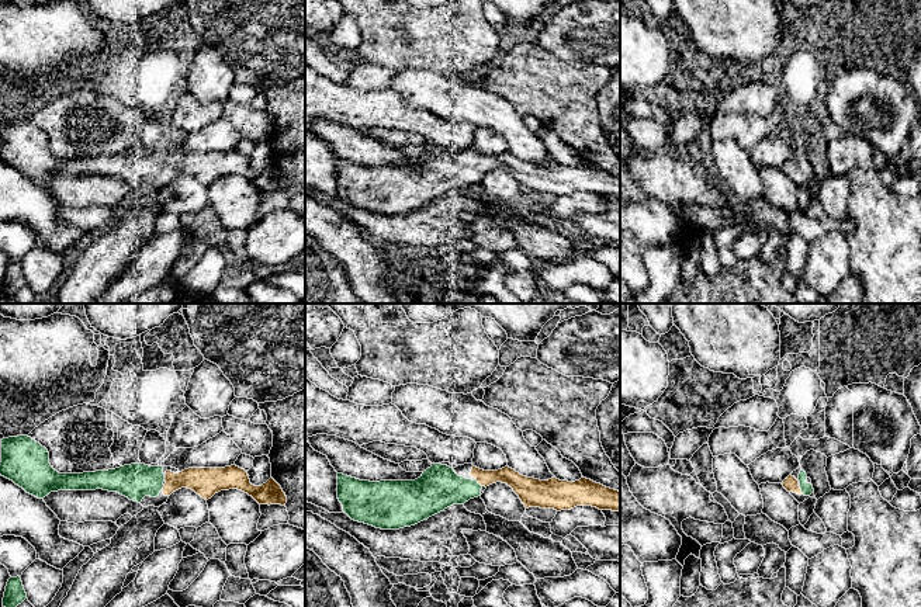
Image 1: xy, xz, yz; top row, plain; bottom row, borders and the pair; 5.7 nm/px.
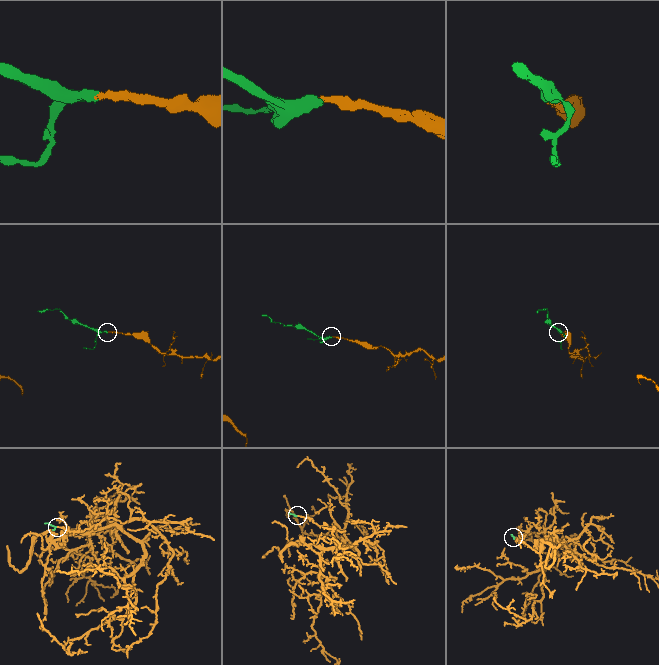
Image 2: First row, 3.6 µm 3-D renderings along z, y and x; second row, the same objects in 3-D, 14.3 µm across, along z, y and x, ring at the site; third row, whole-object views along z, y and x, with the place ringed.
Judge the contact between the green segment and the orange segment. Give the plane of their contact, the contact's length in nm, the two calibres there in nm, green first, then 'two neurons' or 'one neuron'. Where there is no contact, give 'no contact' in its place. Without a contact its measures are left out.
contact in yz; length 70 nm; calibres 70 and 90 nm; one neuron

